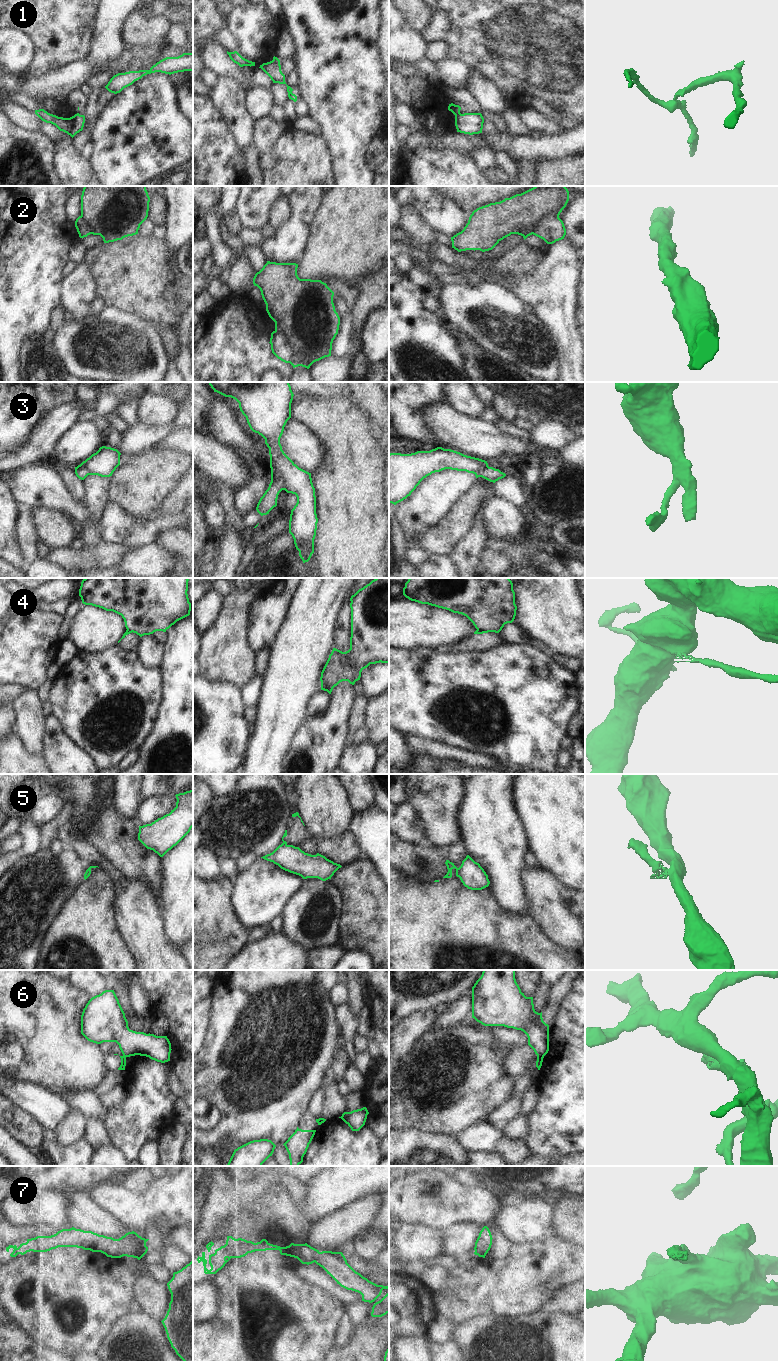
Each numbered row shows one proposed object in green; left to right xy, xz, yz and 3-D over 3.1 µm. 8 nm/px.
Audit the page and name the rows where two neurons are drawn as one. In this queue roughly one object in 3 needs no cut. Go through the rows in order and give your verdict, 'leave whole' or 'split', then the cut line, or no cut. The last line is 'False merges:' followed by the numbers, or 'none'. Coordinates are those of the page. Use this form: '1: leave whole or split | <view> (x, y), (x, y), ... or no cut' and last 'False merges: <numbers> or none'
1: split | yz (460, 113), (455, 115)
2: split | xz (275, 329), (285, 337), (295, 356), (307, 357), (314, 361)
3: split | xz (271, 473), (277, 473), (281, 477), (285, 489)
4: split | yz (477, 629), (490, 631)
5: split | yz (457, 868), (459, 876)
6: split | yz (543, 1055), (537, 1057)
7: leave whole | no cut
False merges: 1, 2, 3, 4, 5, 6

